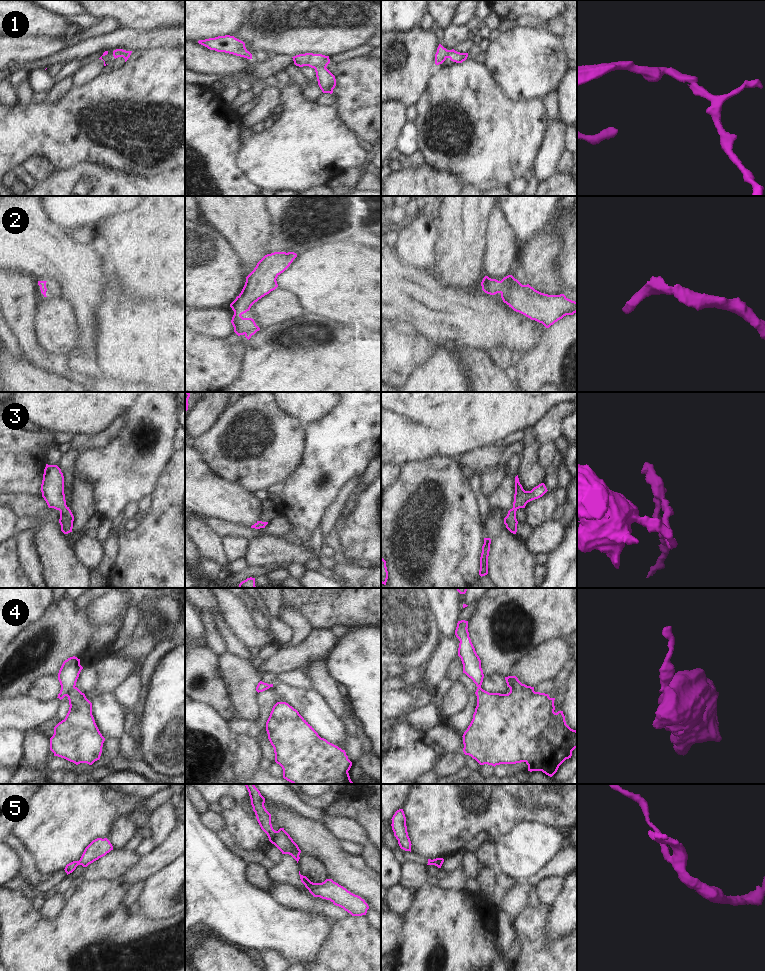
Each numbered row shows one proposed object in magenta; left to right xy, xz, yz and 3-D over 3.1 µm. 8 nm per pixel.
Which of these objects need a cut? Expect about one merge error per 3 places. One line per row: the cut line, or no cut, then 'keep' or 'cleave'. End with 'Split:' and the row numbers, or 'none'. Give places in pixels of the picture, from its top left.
1: cut in xz along (325, 66), (316, 66), (314, 68); cleave
2: no cut; keep
3: no cut; keep
4: cut in xy along (74, 686), (66, 695); cleave
5: no cut; keep
Split: 1, 4

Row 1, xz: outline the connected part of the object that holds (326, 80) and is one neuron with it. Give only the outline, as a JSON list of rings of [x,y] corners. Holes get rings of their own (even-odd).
[[[317,66],[314,68],[318,85],[323,93],[333,93],[333,89],[336,86],[335,76],[323,66]]]

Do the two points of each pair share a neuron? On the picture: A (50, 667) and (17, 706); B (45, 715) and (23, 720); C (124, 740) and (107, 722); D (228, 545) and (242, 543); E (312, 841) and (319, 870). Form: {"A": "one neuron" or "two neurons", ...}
{"A": "two neurons", "B": "one neuron", "C": "two neurons", "D": "one neuron", "E": "two neurons"}

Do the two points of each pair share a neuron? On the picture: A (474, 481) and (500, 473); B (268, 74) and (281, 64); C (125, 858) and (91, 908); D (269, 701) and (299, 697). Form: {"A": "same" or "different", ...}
{"A": "different", "B": "same", "C": "different", "D": "same"}

